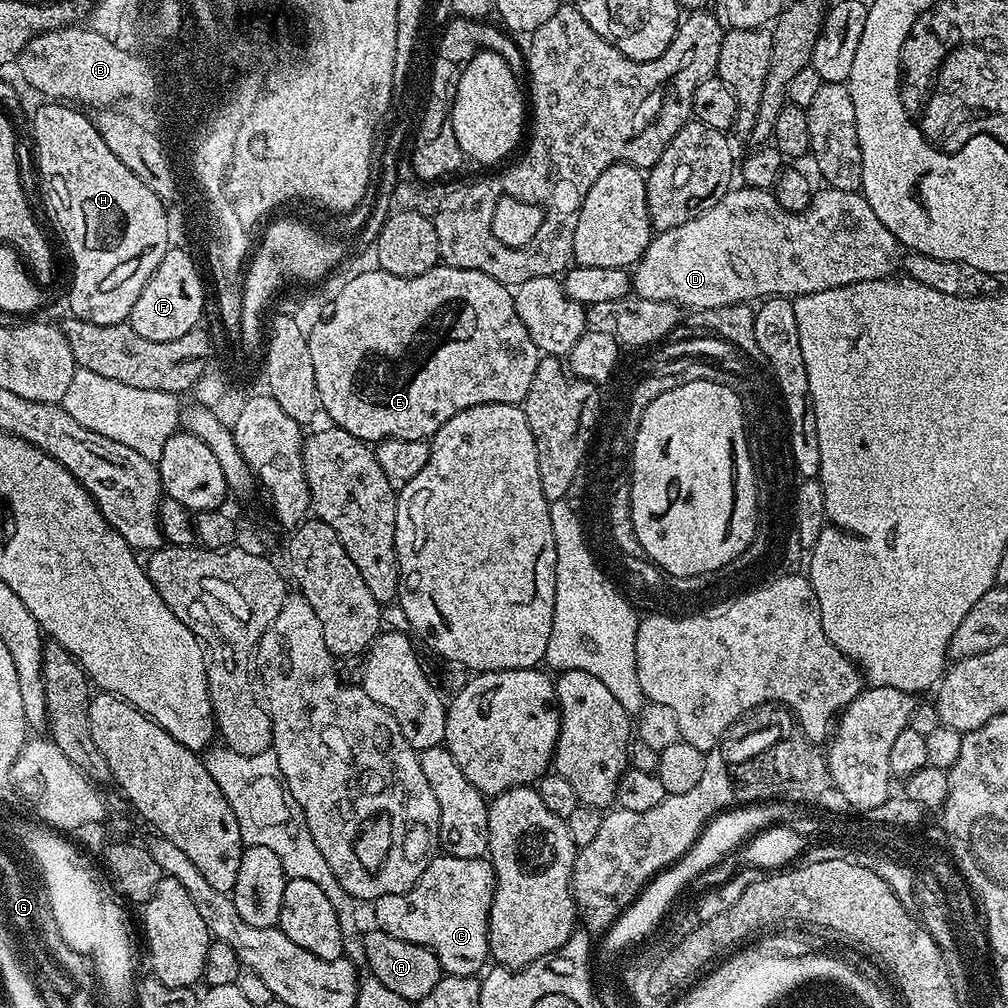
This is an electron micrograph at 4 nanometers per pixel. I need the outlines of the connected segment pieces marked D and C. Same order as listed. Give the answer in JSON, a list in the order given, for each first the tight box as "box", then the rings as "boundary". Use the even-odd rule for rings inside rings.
[{"box":[631,186,902,310],"boundary":[[[747,186],[739,187],[733,187],[718,203],[703,209],[703,211],[693,216],[691,220],[686,221],[682,226],[674,226],[670,230],[653,235],[652,241],[648,244],[648,249],[644,252],[644,257],[640,259],[639,264],[635,265],[634,271],[631,273],[635,295],[642,298],[650,298],[651,300],[671,300],[672,303],[679,304],[685,309],[699,310],[701,308],[713,308],[714,306],[726,306],[727,304],[756,302],[761,298],[771,298],[774,296],[795,298],[797,296],[805,296],[806,294],[814,294],[818,290],[832,290],[838,286],[846,286],[854,282],[883,280],[891,277],[895,273],[892,272],[895,268],[897,271],[901,267],[902,246],[896,241],[894,234],[890,234],[890,230],[886,230],[886,226],[882,226],[882,221],[879,220],[878,214],[874,214],[870,202],[866,202],[866,198],[860,192],[838,190],[837,188],[824,186],[821,187],[821,192],[820,189],[813,191],[812,201],[806,210],[787,212],[785,208],[778,206],[775,195],[769,189],[750,188]]]},{"box":[374,854,496,976],"boundary":[[[443,854],[431,857],[424,873],[410,890],[402,894],[386,894],[374,901],[376,908],[375,927],[402,942],[414,942],[426,946],[440,963],[441,969],[450,976],[476,976],[489,959],[488,919],[496,889],[496,871],[487,858],[454,858]]]}]

